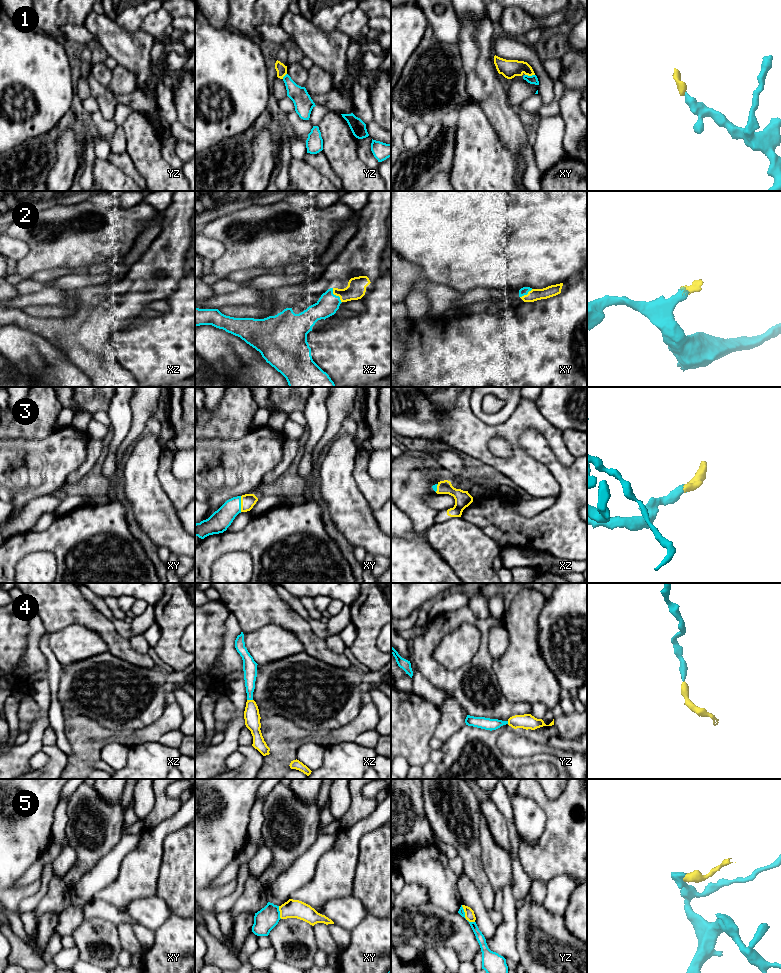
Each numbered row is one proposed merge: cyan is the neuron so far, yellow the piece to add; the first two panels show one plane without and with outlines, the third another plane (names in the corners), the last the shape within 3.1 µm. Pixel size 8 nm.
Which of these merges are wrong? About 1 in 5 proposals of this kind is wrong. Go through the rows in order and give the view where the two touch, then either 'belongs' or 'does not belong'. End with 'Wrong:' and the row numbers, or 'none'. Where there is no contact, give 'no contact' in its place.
1: meets cyan in xy; belongs
2: meets cyan in xz; belongs
3: meets cyan in xy; belongs
4: meets cyan in xz; belongs
5: meets cyan in xy; does not belong
Wrong: 5

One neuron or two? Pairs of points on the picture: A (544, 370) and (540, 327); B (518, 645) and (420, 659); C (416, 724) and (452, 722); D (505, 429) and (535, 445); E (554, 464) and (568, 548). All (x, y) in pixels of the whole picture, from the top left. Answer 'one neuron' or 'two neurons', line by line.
A: one neuron
B: two neurons
C: two neurons
D: two neurons
E: one neuron

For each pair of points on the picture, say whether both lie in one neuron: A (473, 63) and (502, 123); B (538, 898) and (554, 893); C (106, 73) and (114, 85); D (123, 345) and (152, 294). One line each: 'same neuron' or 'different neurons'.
A: same neuron
B: different neurons
C: different neurons
D: different neurons

